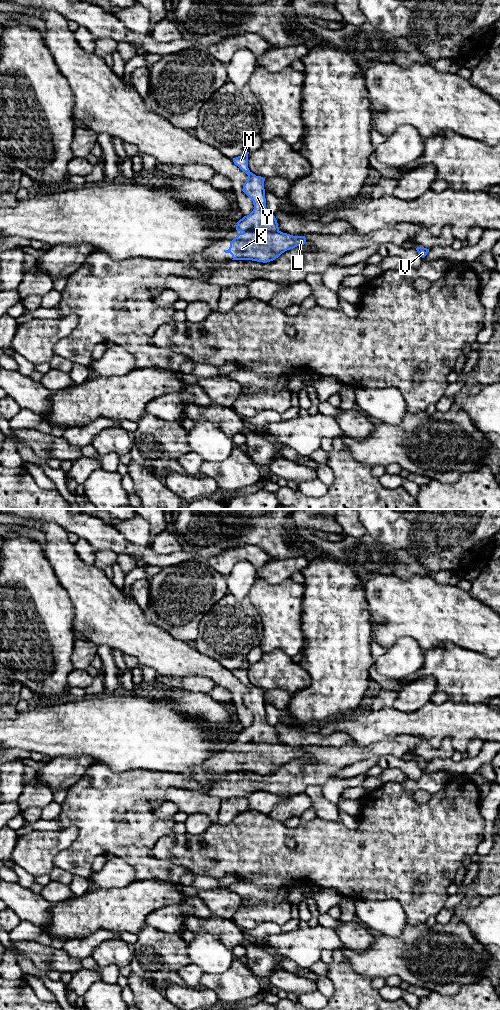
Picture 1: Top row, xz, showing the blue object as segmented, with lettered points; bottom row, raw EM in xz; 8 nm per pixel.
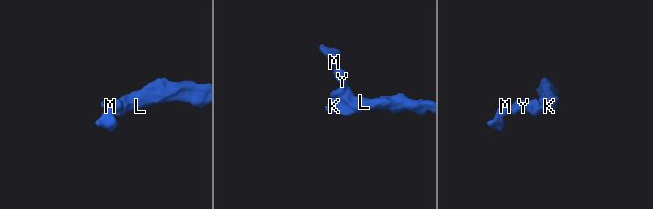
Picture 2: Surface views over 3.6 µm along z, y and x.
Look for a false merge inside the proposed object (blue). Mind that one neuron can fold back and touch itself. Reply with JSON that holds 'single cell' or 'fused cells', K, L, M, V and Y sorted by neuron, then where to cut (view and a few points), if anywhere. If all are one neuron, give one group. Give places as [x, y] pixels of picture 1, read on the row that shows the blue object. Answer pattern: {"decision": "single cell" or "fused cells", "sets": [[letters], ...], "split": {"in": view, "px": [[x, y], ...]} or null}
{"decision": "single cell", "sets": [["K", "L", "M", "V", "Y"]], "split": null}

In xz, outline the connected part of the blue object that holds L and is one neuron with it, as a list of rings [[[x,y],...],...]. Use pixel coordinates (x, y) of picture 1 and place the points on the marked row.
[[[249,152],[233,158],[233,162],[248,175],[248,180],[244,183],[242,191],[253,201],[254,209],[249,215],[237,222],[236,230],[240,233],[230,242],[229,249],[224,250],[224,252],[230,253],[232,260],[252,260],[267,263],[275,260],[287,250],[304,245],[306,238],[305,236],[293,236],[279,230],[275,216],[270,214],[266,208],[265,178],[256,176],[249,170],[248,154]]]

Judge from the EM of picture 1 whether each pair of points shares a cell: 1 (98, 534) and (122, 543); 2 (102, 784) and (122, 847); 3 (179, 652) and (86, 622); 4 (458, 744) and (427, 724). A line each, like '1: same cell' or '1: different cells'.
1: same cell
2: same cell
3: same cell
4: same cell

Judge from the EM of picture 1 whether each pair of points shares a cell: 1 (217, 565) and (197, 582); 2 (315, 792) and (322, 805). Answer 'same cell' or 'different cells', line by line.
1: different cells
2: same cell

